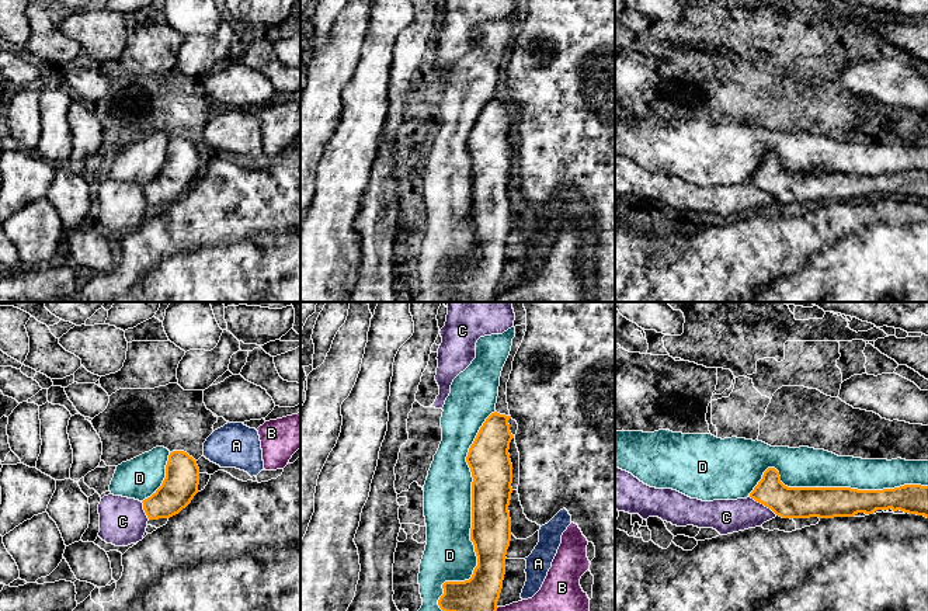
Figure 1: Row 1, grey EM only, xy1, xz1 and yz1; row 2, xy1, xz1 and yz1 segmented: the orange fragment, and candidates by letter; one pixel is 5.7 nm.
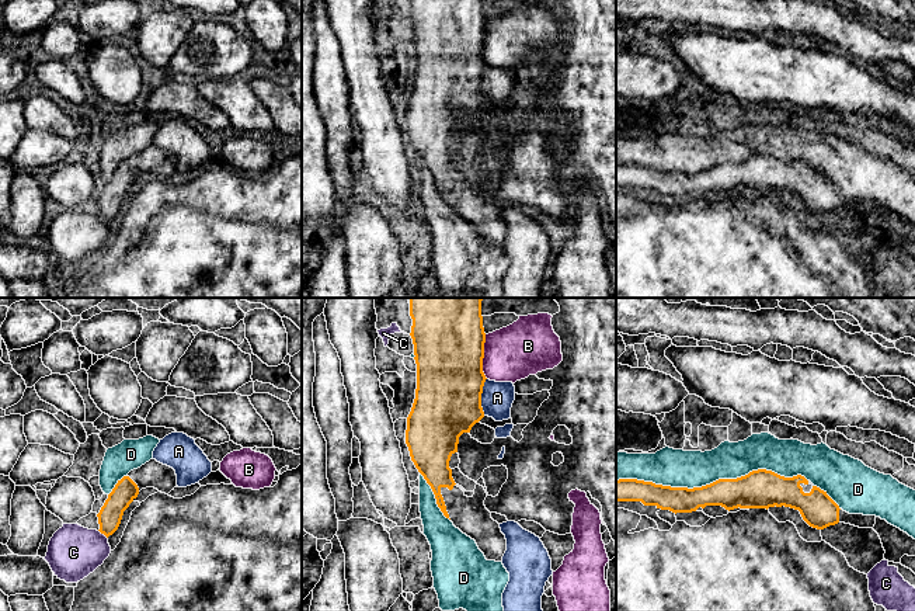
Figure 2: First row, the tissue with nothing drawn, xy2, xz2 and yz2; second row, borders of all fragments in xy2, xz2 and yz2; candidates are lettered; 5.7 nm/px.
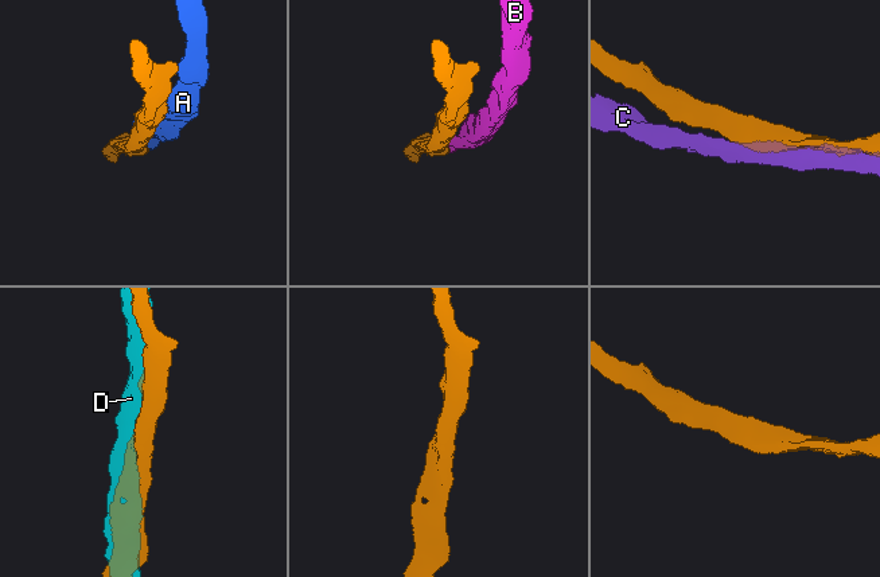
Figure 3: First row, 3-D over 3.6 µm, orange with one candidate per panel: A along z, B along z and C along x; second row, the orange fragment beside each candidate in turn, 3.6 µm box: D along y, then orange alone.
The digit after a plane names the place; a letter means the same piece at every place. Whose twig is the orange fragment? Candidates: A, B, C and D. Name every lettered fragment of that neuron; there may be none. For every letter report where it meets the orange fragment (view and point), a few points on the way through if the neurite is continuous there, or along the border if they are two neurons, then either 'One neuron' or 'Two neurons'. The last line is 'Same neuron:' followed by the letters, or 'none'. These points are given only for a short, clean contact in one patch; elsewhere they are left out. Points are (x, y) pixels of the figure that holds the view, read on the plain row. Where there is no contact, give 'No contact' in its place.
A: Touches orange at xz2 (480, 82). Two neurons
B: Touches orange at xz2 (483, 42). Boundary: xz2 (484, 20), (483, 59), (487, 63). Two neurons
C: Touches orange at yz1 (764, 190). Two neurons
D: Touches orange at xz1 (472, 212). Two neurons
Same neuron: none

